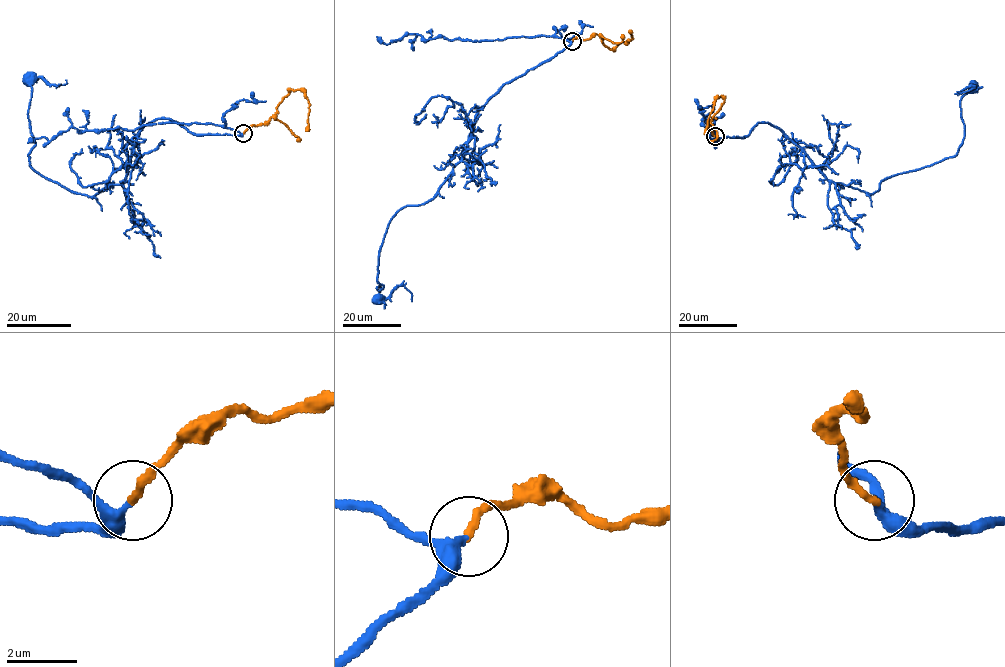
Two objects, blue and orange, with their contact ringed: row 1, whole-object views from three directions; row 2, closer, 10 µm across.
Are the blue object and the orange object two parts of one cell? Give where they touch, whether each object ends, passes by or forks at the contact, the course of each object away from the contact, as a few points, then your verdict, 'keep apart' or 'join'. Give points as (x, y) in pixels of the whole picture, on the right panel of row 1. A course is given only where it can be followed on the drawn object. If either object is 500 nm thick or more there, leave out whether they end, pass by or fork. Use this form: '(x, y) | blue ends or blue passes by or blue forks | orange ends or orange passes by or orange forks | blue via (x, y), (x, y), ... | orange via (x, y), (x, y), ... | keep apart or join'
(715, 136) | blue passes by | orange ends | blue via (715, 136), (770, 123), (829, 180), (872, 193), (954, 157), (974, 86) | orange via (715, 136), (708, 123), (724, 102), (721, 96), (715, 99), (704, 134) | join

